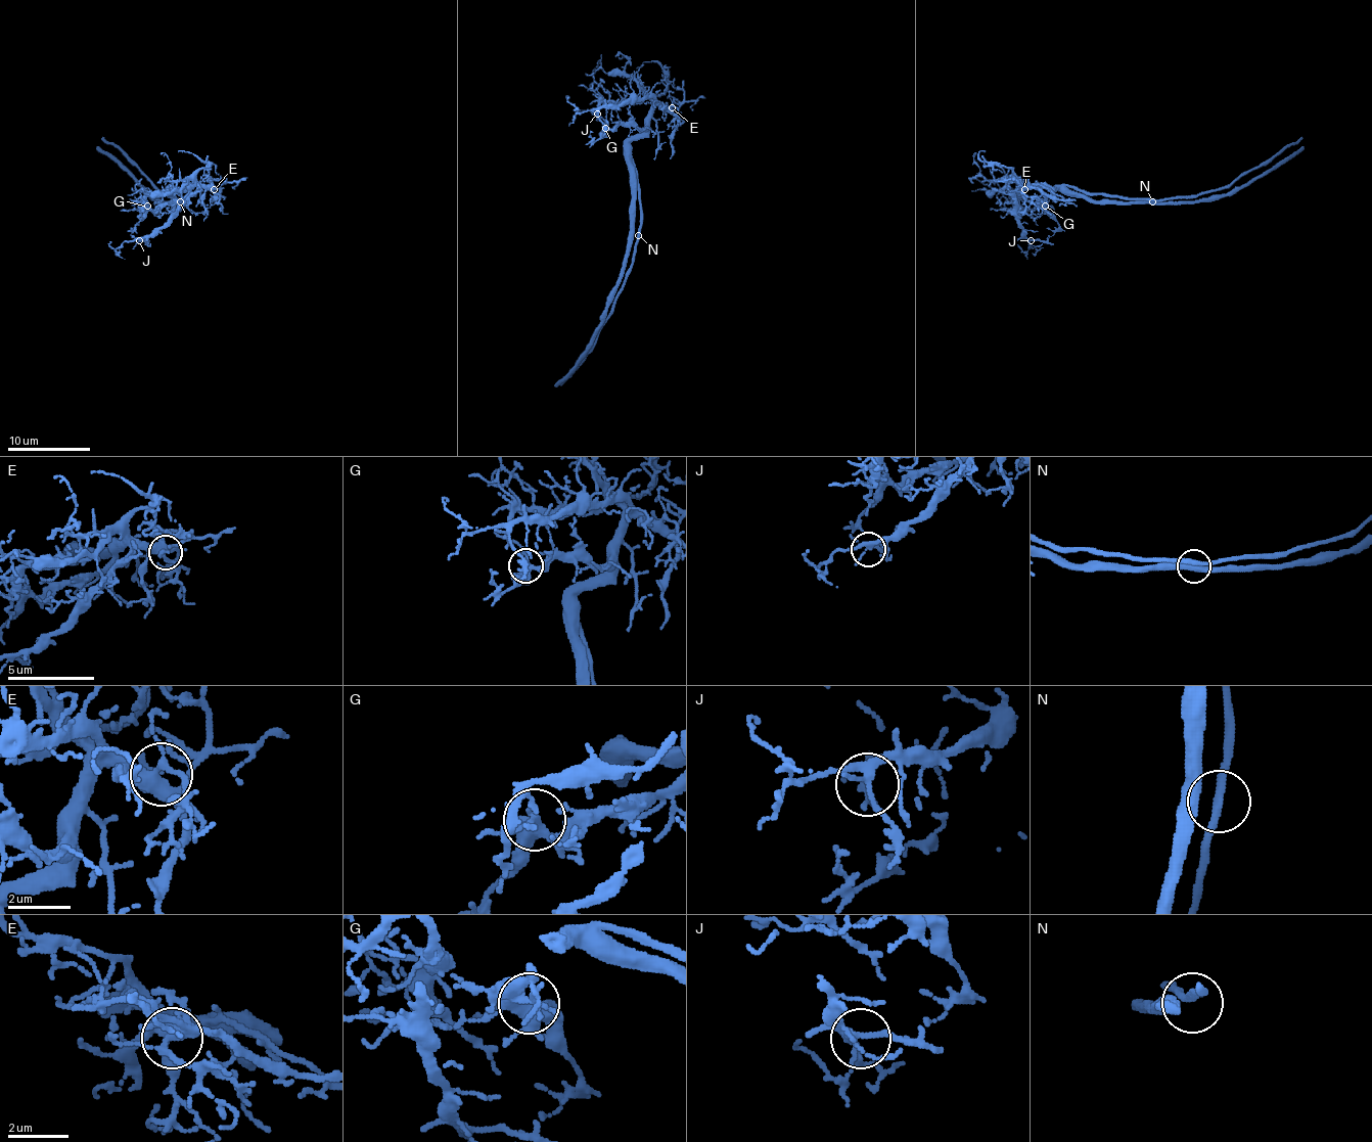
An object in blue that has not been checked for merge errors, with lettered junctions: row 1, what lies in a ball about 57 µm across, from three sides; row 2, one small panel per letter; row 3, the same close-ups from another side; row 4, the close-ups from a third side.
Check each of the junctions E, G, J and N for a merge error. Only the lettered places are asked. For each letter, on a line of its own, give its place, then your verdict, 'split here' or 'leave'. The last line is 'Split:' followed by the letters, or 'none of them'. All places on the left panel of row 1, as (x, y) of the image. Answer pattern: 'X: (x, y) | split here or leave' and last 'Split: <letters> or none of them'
E: (214, 189) | leave
G: (147, 206) | leave
J: (139, 240) | leave
N: (180, 201) | leave
Split: none of them

